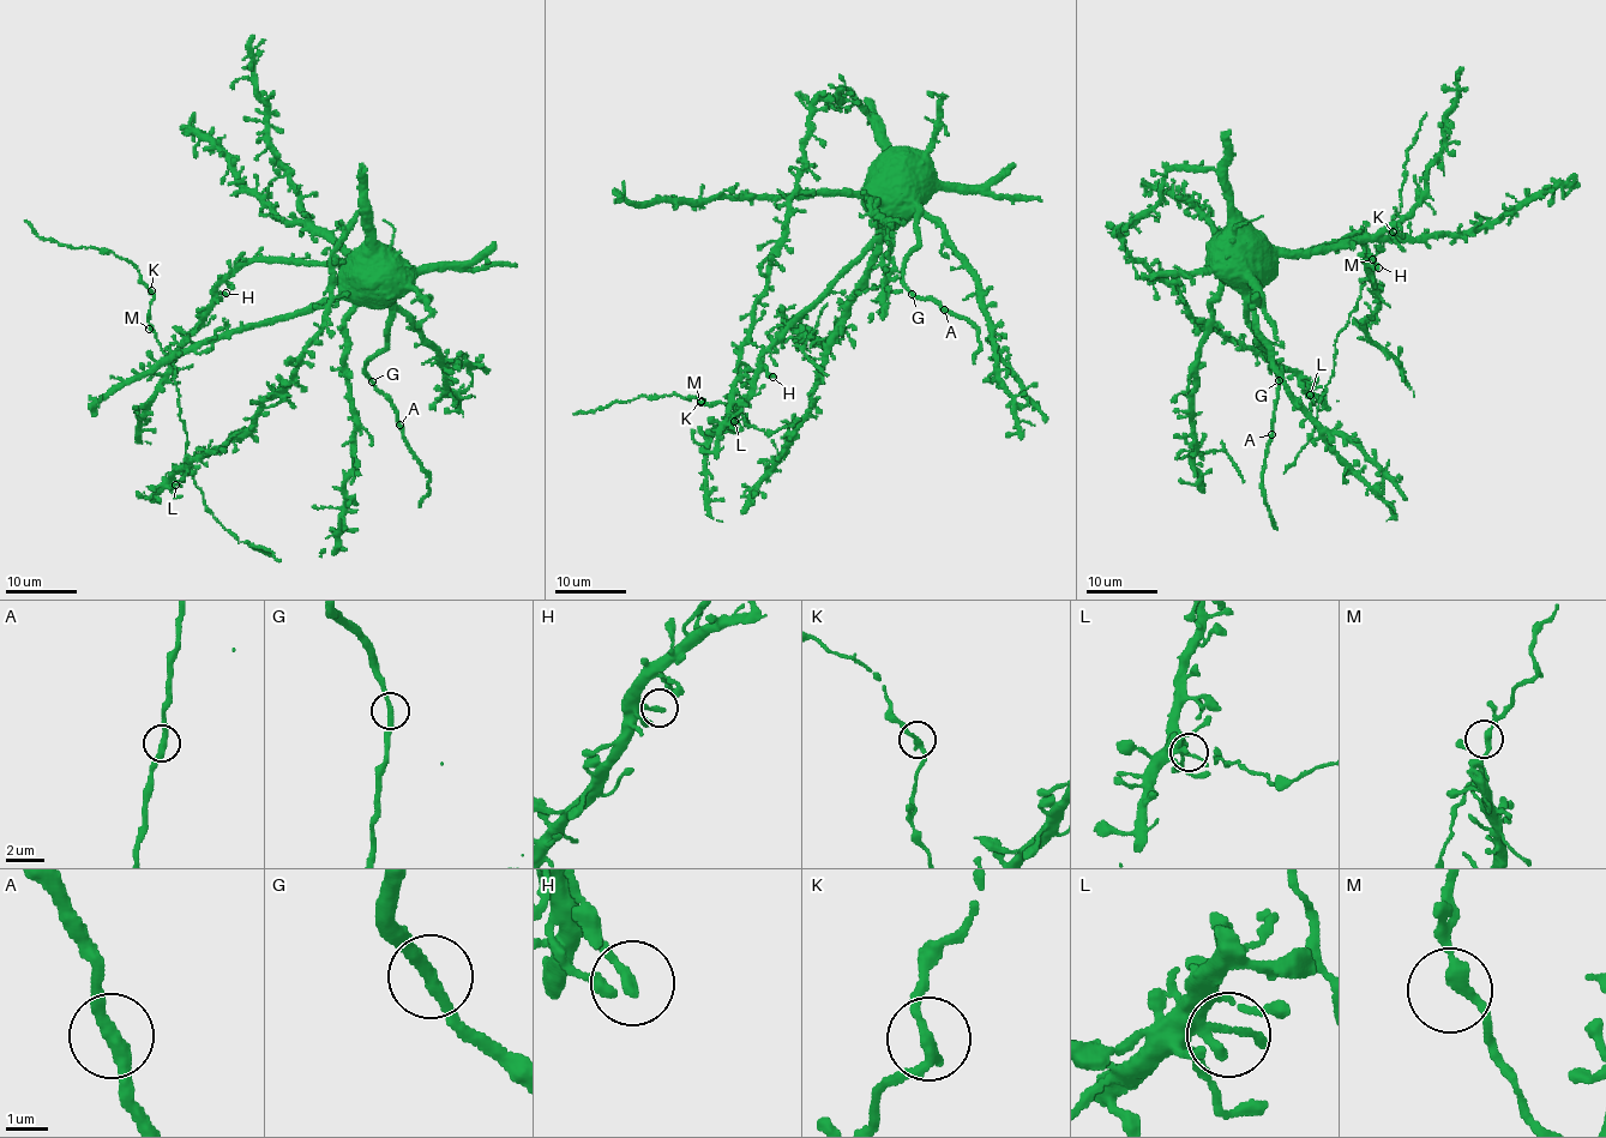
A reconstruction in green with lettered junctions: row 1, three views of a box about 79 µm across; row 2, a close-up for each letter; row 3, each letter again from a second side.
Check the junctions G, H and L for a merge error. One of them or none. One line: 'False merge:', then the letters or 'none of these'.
False merge: none of these

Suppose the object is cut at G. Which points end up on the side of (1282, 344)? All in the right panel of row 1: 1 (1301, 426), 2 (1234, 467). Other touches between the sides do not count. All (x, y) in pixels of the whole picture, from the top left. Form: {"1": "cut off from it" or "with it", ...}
{"1": "with it", "2": "cut off from it"}

